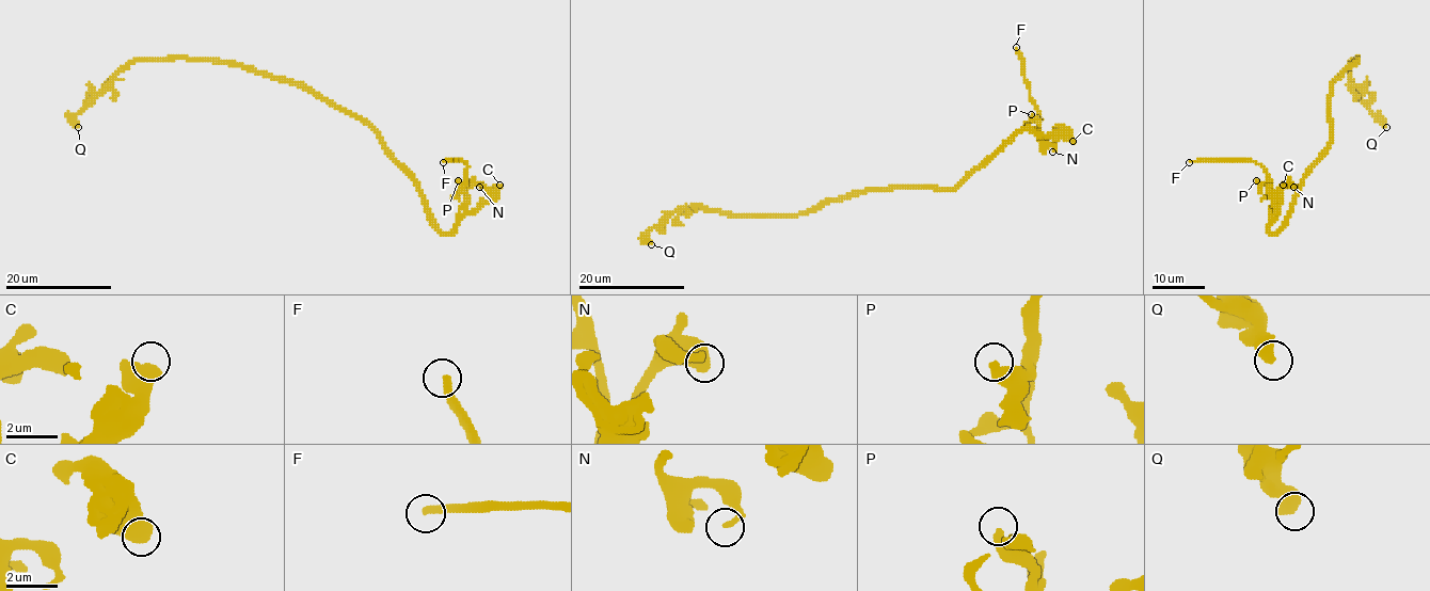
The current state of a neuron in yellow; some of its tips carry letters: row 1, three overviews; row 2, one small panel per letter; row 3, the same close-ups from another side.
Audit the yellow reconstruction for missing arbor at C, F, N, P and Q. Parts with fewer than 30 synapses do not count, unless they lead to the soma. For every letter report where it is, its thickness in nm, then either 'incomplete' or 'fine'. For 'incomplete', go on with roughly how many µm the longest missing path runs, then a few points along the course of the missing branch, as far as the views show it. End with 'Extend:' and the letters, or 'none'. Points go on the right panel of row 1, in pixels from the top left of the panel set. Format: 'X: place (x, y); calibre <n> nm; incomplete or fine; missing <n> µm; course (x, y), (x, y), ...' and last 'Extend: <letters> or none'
C: place (1283, 185); calibre 700 nm; fine
F: place (1189, 162); calibre 320 nm; incomplete; missing 7 µm; course (1189, 162), (1178, 158), (1178, 148), (1173, 143)
N: place (1293, 187); calibre 280 nm; fine
P: place (1256, 180); calibre 420 nm; fine
Q: place (1386, 127); calibre 550 nm; fine
Extend: F

